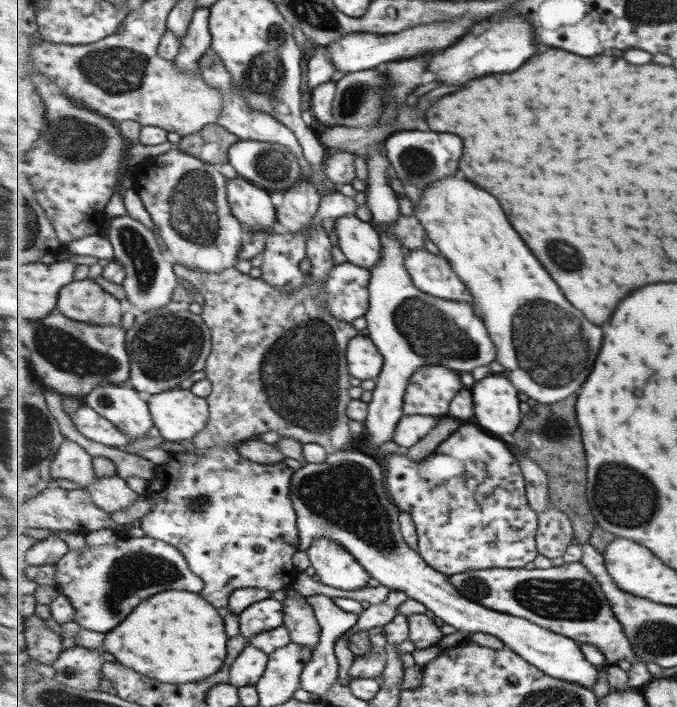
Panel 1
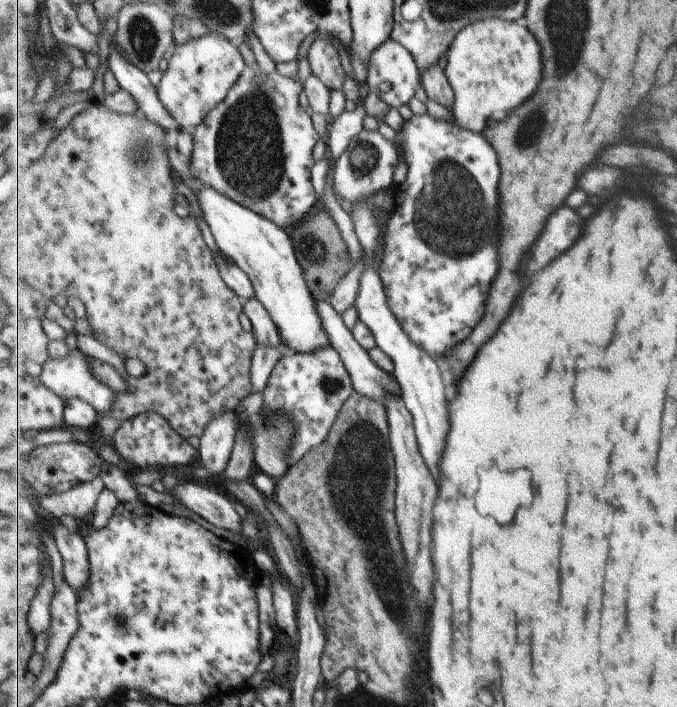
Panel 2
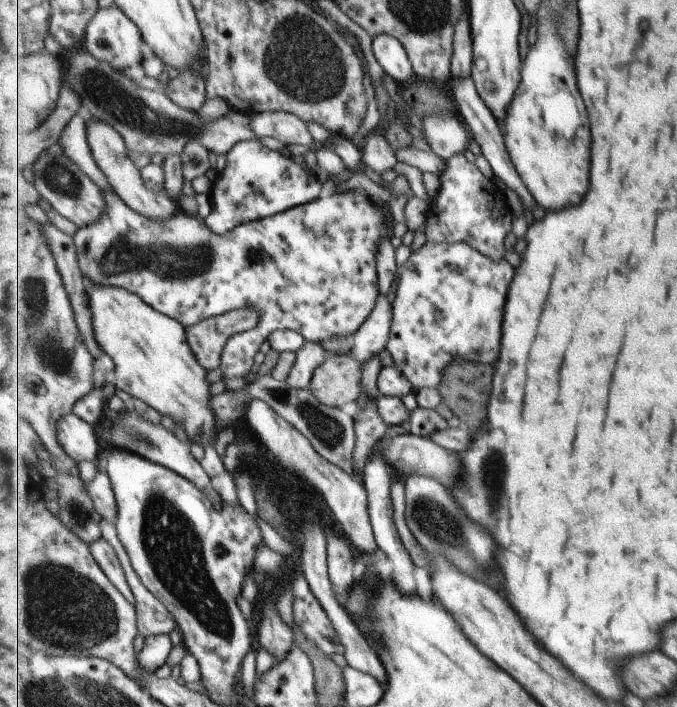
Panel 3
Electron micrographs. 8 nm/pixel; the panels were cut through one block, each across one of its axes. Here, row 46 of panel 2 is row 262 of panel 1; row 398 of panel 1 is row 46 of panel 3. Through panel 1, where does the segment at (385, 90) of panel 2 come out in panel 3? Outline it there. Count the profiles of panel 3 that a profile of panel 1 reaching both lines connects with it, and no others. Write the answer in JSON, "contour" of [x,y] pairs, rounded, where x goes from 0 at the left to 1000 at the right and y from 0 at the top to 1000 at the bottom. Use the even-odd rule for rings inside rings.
{"contour":[[[561,48],[549,57],[551,76],[567,102],[585,117],[613,110],[612,93],[594,59],[578,50]]]}

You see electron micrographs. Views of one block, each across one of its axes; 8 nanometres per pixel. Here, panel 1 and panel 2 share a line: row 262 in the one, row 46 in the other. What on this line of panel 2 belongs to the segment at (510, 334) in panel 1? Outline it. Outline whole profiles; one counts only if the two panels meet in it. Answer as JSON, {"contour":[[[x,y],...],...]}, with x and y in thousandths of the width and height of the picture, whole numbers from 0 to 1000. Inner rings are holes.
{"contour":[[[725,25],[688,37],[672,52],[659,82],[657,102],[672,133],[666,157],[675,175],[694,185],[710,188],[734,158],[767,153],[802,113],[799,62],[775,31]]]}

